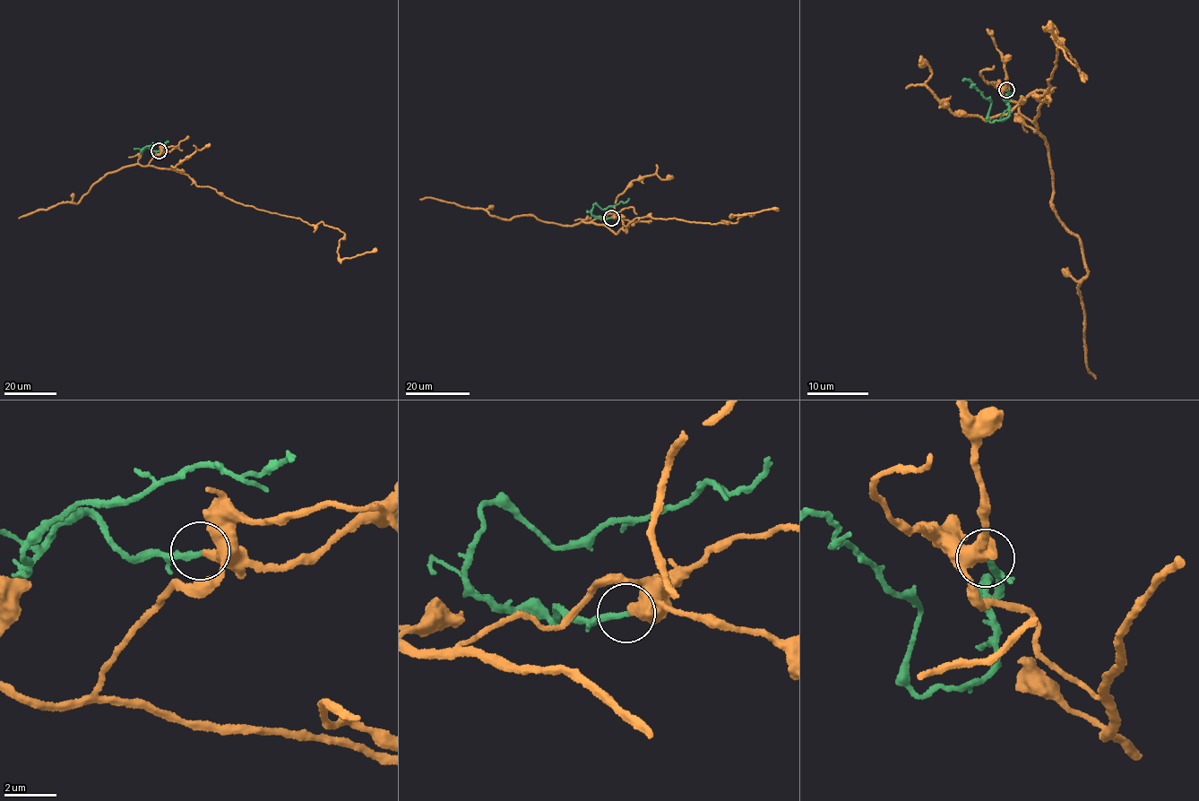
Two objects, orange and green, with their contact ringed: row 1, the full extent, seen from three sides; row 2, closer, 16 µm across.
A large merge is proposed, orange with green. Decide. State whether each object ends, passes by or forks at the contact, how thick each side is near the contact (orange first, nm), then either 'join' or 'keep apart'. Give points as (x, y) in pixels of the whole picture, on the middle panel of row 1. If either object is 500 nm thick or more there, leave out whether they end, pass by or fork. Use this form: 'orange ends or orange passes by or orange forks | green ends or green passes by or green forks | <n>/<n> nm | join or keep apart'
orange ends | green ends | 440/240 nm | keep apart

